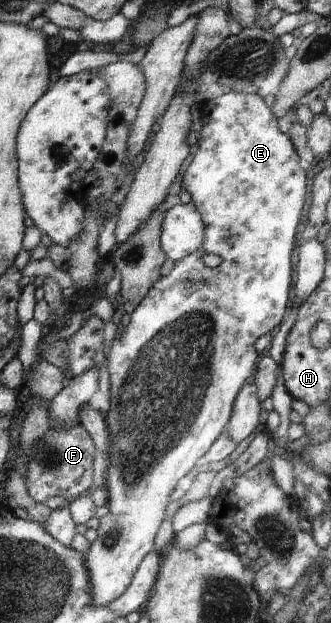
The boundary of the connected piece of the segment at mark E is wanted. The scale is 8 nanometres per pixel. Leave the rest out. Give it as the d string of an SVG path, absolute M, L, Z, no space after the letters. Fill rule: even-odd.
M229 91L229 93L202 102L199 119L201 120L201 131L197 133L197 141L194 149L192 149L193 159L187 165L181 177L180 185L191 195L191 203L197 209L197 213L201 215L205 229L203 243L191 255L175 260L169 275L161 276L153 282L149 291L145 293L145 297L129 314L129 323L123 328L118 327L118 331L111 341L111 345L109 345L109 351L104 355L107 364L105 369L107 369L109 380L109 405L111 405L109 411L119 413L119 415L107 415L104 419L108 431L107 459L110 461L105 475L108 512L98 519L96 540L90 545L89 551L85 553L85 567L89 571L93 601L97 605L111 603L121 596L125 589L128 589L136 569L143 563L144 557L153 549L153 537L155 537L161 521L166 518L165 506L170 502L169 494L175 489L177 481L181 477L189 475L193 466L198 465L202 455L211 447L213 441L221 435L221 431L224 431L237 392L253 375L258 354L253 348L253 343L261 335L269 333L275 325L281 323L283 313L285 313L285 305L287 305L289 283L291 283L291 251L293 251L293 245L295 245L295 229L297 229L297 223L299 223L299 213L303 211L303 203L305 203L305 195L307 195L309 174L302 166L299 156L295 153L293 144L287 139L287 134L281 133L277 129L278 119L271 115L271 111L265 106L261 96L253 93ZM203 255L217 255L221 258L221 262L215 269L207 267L201 261Z

